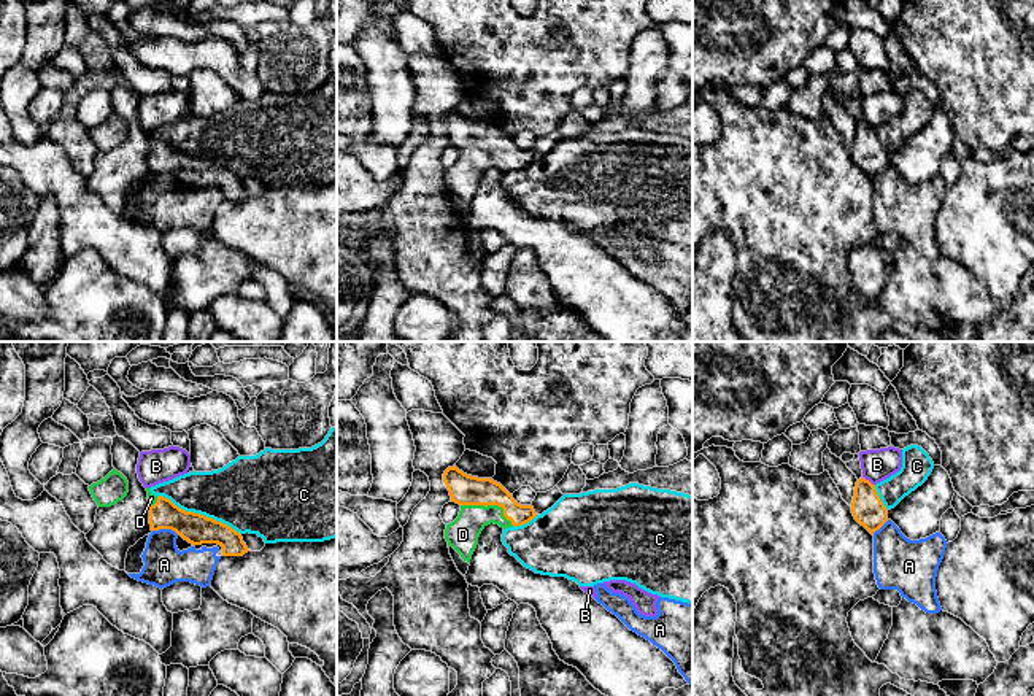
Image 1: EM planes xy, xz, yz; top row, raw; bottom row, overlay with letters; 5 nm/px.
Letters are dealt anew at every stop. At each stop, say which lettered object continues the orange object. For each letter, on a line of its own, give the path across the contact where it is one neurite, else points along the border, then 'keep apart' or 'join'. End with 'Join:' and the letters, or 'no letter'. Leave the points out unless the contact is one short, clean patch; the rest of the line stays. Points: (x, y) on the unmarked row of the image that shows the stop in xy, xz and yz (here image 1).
A: keep apart
B: keep apart
C: keep apart
D: across xz (464, 134), (489, 148), (462, 178) | join
Join: D

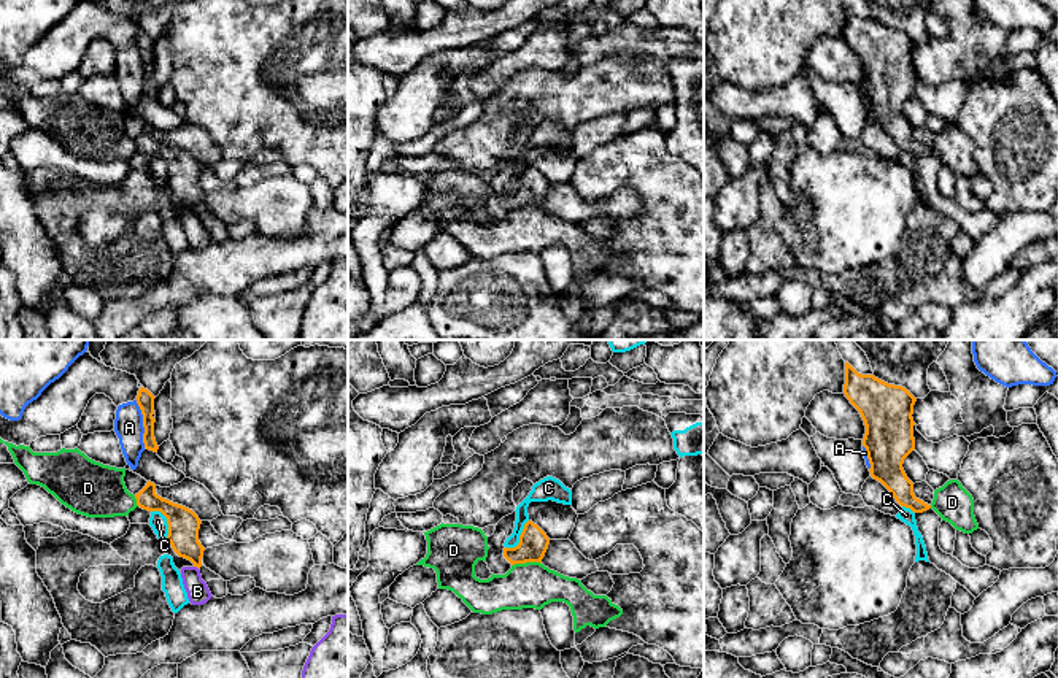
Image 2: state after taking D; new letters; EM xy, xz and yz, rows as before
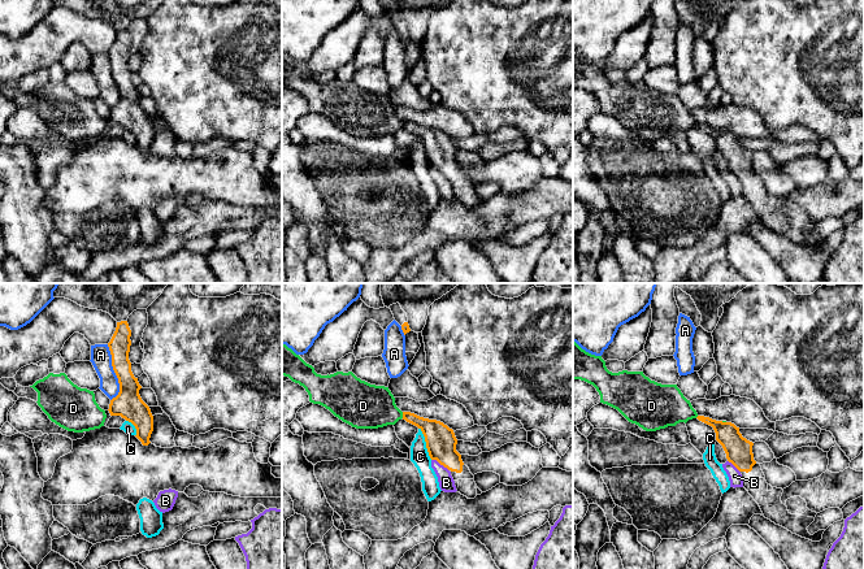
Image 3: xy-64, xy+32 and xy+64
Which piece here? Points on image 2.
A: keep apart
B: along xy (194, 210), (197, 213) | keep apart
C: along xz (528, 164), (520, 184), (513, 191), (505, 192) | keep apart
D: along xz (540, 207), (515, 207), (512, 210) | keep apart
Join: no letter

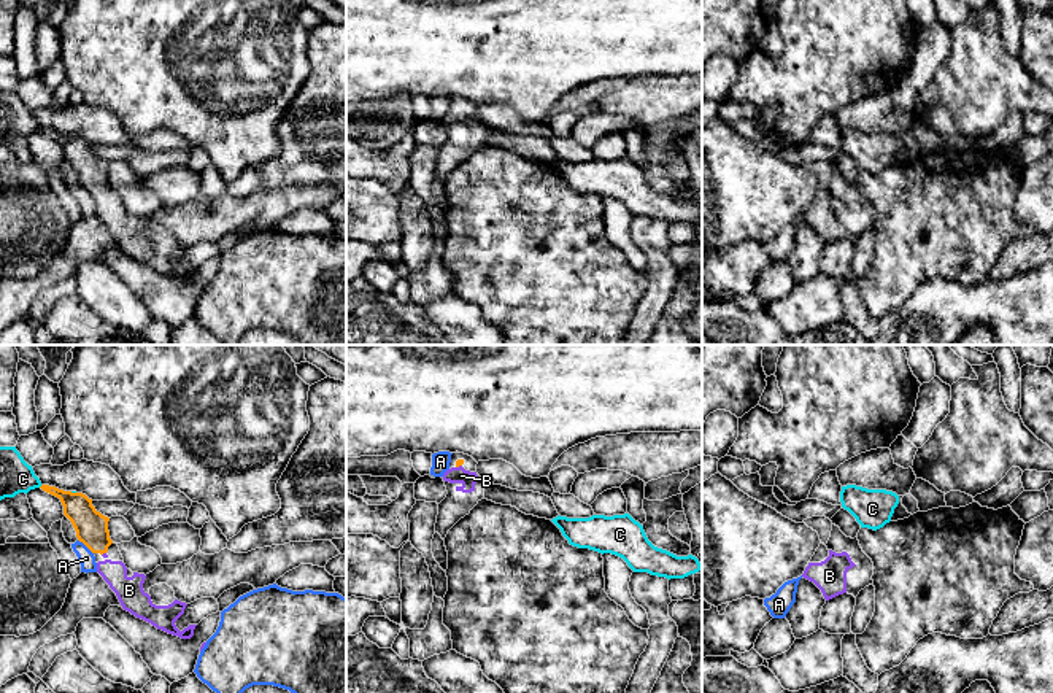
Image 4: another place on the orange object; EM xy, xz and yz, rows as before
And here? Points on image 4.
A: along xy (78, 183), (92, 197) | keep apart
B: join
C: along xy (70, 135), (75, 137) | keep apart
Join: B

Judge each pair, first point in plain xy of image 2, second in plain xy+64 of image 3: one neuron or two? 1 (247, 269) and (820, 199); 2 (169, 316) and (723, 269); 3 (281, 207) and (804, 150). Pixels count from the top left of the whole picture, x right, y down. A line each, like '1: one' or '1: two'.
1: one
2: two
3: two

